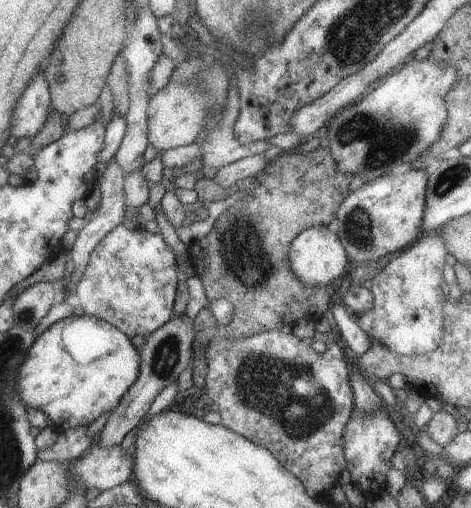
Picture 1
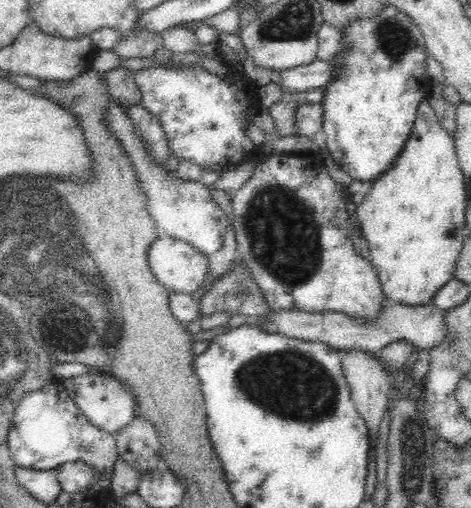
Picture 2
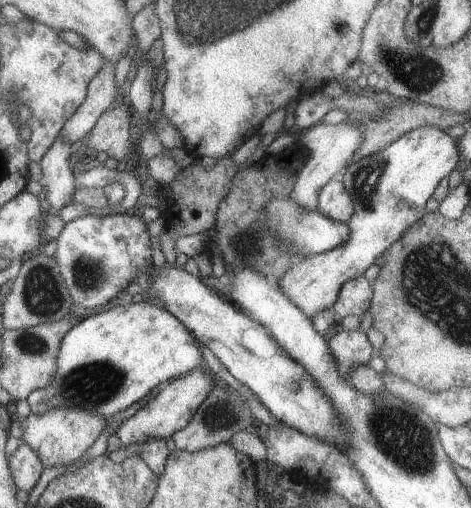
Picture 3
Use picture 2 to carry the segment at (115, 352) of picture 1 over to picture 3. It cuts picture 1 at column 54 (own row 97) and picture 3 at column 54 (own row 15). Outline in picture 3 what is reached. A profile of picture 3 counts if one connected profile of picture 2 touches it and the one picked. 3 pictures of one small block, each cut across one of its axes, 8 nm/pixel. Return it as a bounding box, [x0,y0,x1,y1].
[27,300,203,420]

